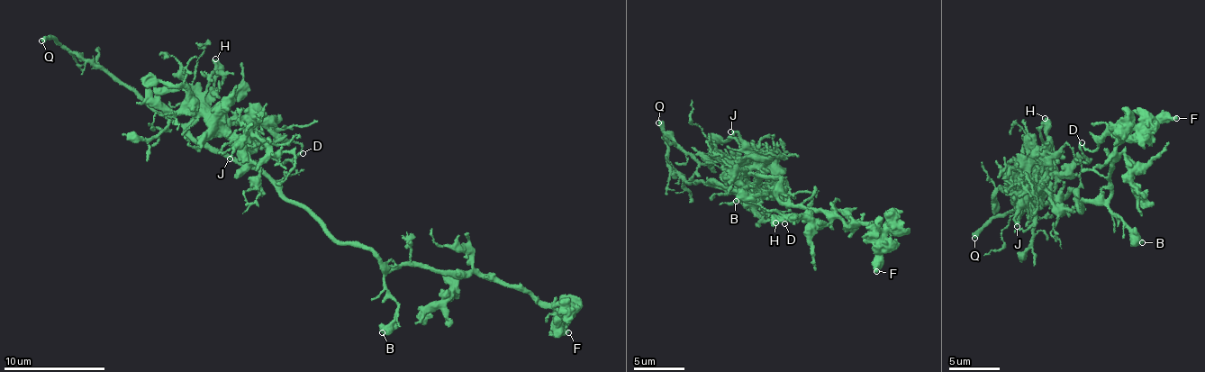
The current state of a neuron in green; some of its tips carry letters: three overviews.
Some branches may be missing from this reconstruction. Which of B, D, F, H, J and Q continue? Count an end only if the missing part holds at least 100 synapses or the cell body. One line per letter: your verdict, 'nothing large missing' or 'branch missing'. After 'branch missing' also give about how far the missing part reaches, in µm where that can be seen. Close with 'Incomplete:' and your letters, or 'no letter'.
B: nothing large missing
D: nothing large missing
F: nothing large missing
H: nothing large missing
J: nothing large missing
Q: branch missing; missing 35 µm
Incomplete: Q

